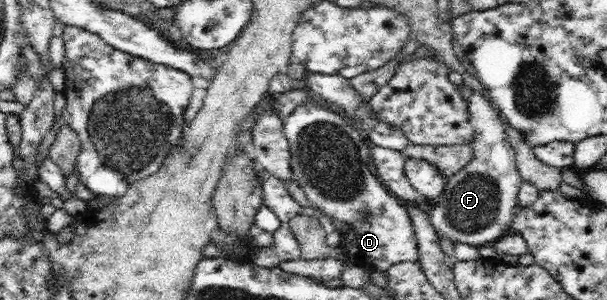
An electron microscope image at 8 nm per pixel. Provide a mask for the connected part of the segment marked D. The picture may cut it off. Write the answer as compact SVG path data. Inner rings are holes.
M313 102L310 104L300 104L291 112L290 116L283 122L284 133L288 143L290 143L290 167L292 167L293 180L296 180L297 184L304 190L306 198L313 204L313 207L319 213L327 215L328 217L335 218L340 222L343 222L347 226L347 229L340 233L339 250L346 253L348 263L361 267L368 271L388 271L394 264L400 262L412 262L418 264L418 243L416 243L416 235L414 235L414 227L412 227L412 221L408 216L408 211L403 205L403 202L392 194L385 184L378 178L378 175L374 172L373 165L371 164L371 144L368 139L363 136L360 130L352 124L350 121L346 121L346 117L343 113L338 113L332 108L326 108L325 106L318 106Z

